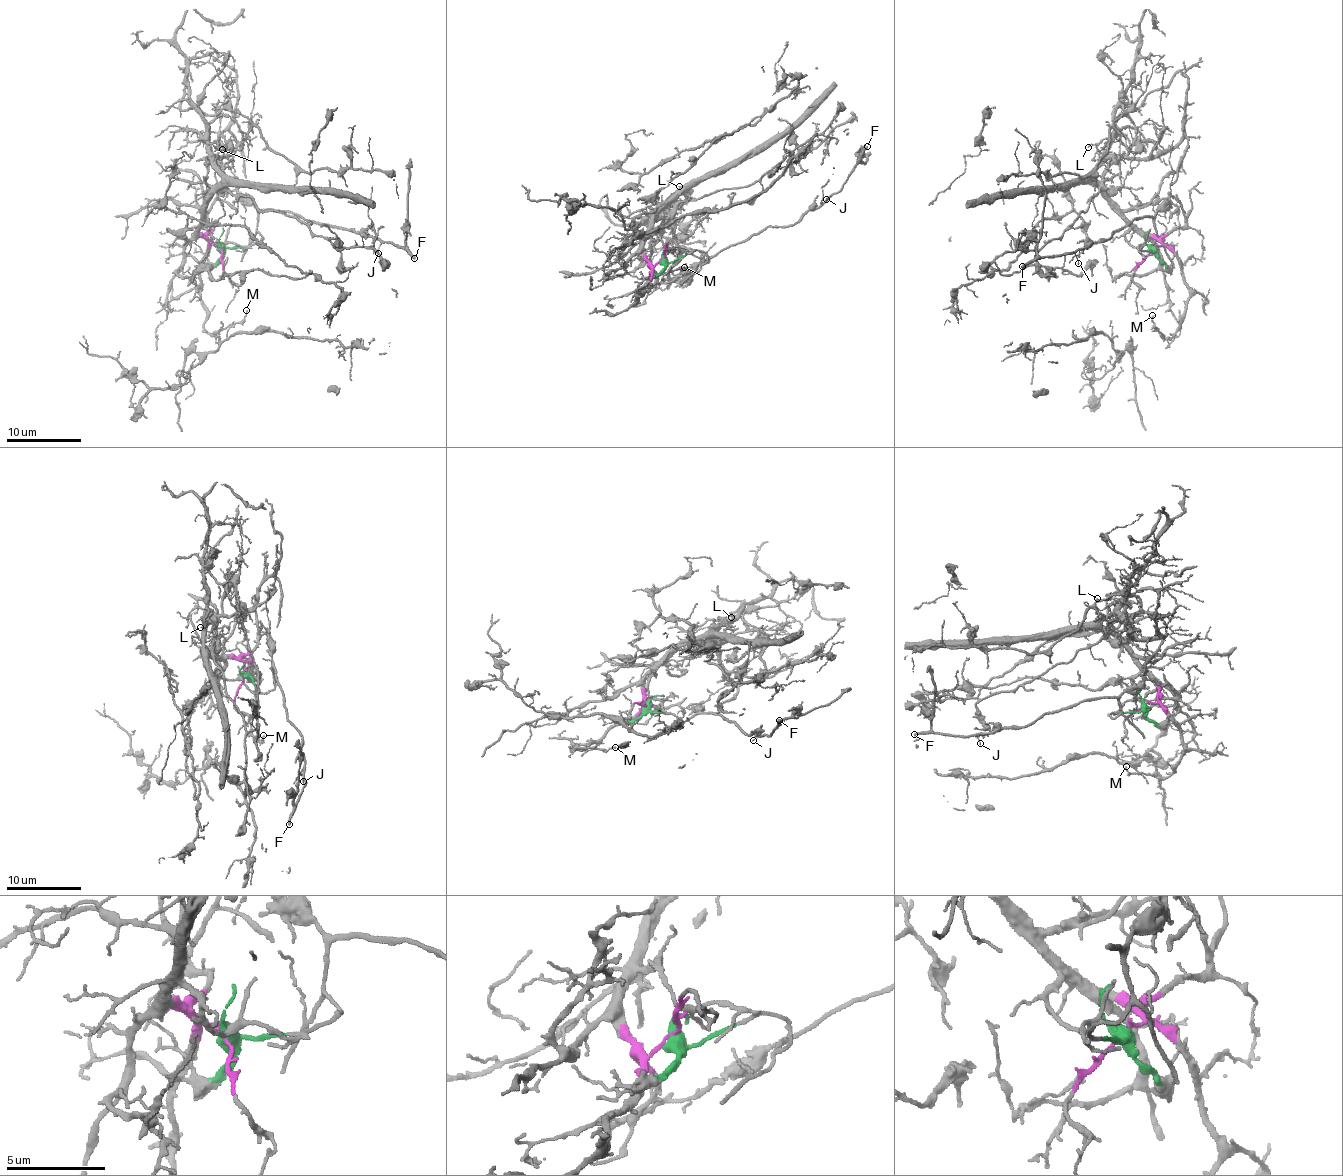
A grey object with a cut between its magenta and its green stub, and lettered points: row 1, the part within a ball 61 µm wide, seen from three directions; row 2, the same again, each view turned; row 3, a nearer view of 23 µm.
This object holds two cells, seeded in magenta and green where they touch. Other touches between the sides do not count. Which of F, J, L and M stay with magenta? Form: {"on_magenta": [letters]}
{"on_magenta": ["L", "M"]}

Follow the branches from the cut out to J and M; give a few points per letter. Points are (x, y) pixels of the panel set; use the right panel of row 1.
J: (1151, 249), (1141, 249), (1156, 236), (1154, 221), (1139, 217), (1109, 238), (1084, 246), (1076, 253), (1078, 263)
M: (1151, 249), (1163, 245), (1177, 257), (1188, 303), (1182, 322), (1171, 338), (1155, 329), (1151, 319), (1153, 315)

